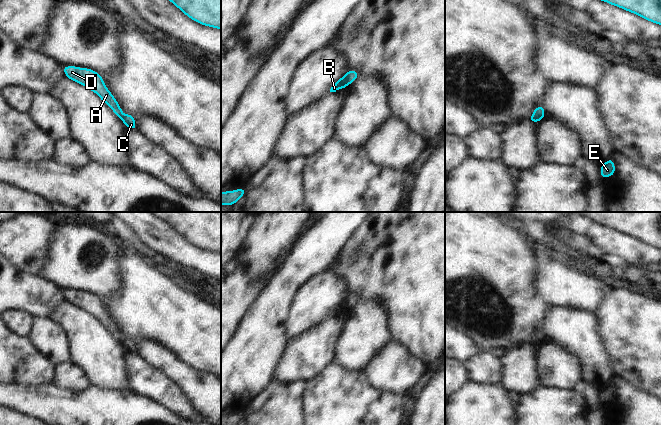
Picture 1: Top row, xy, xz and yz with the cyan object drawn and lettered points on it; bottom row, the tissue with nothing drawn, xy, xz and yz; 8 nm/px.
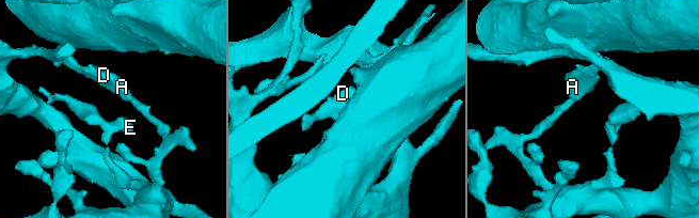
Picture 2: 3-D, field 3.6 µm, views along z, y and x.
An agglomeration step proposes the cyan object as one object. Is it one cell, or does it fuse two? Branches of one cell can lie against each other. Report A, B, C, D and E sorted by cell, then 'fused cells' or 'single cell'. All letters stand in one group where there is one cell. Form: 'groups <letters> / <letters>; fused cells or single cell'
groups A B D / C E; fused cells

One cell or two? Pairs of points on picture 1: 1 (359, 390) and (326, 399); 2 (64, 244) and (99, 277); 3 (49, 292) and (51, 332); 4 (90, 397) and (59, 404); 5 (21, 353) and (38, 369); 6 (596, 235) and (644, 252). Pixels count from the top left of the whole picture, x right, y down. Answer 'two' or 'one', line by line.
1: one
2: one
3: two
4: one
5: one
6: one

